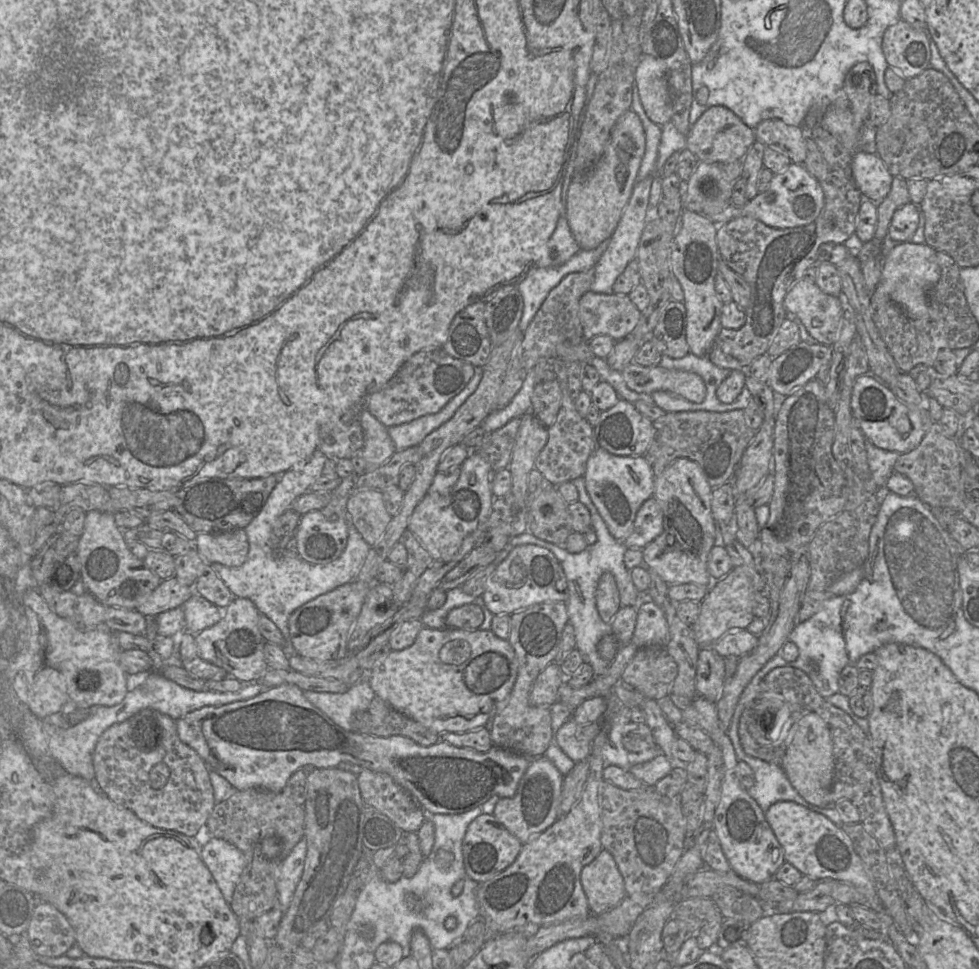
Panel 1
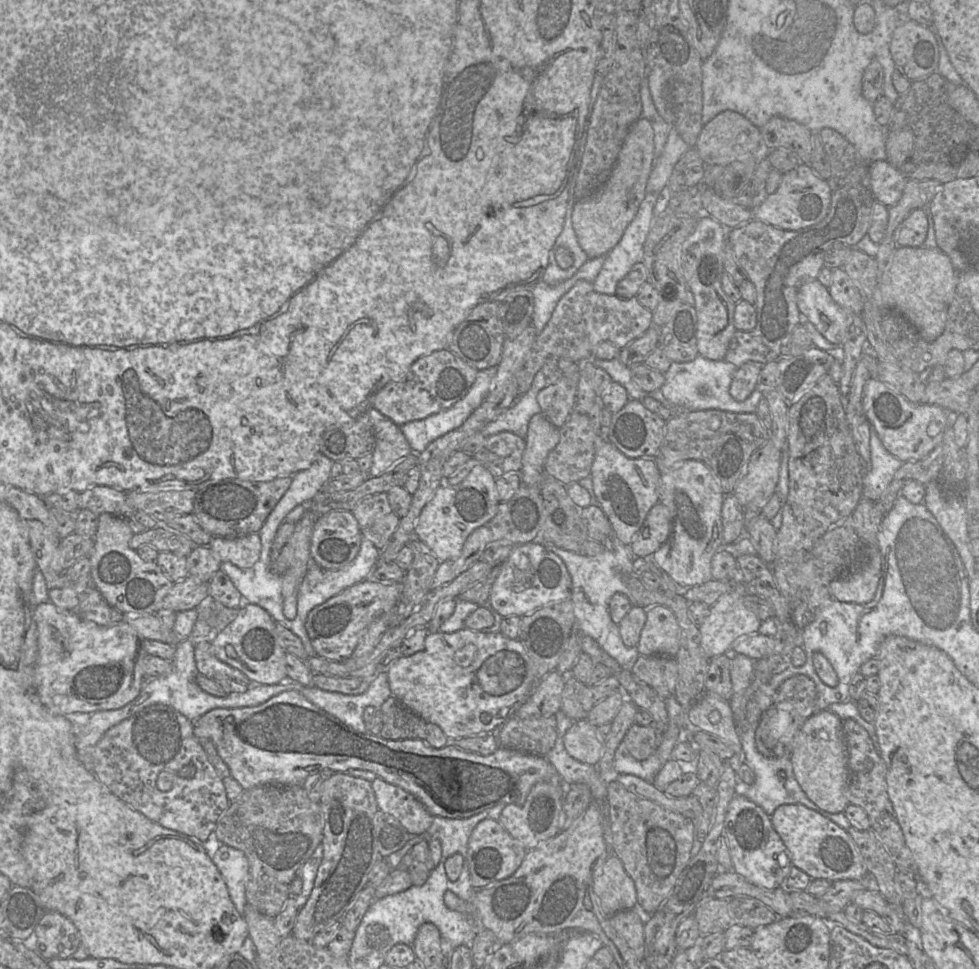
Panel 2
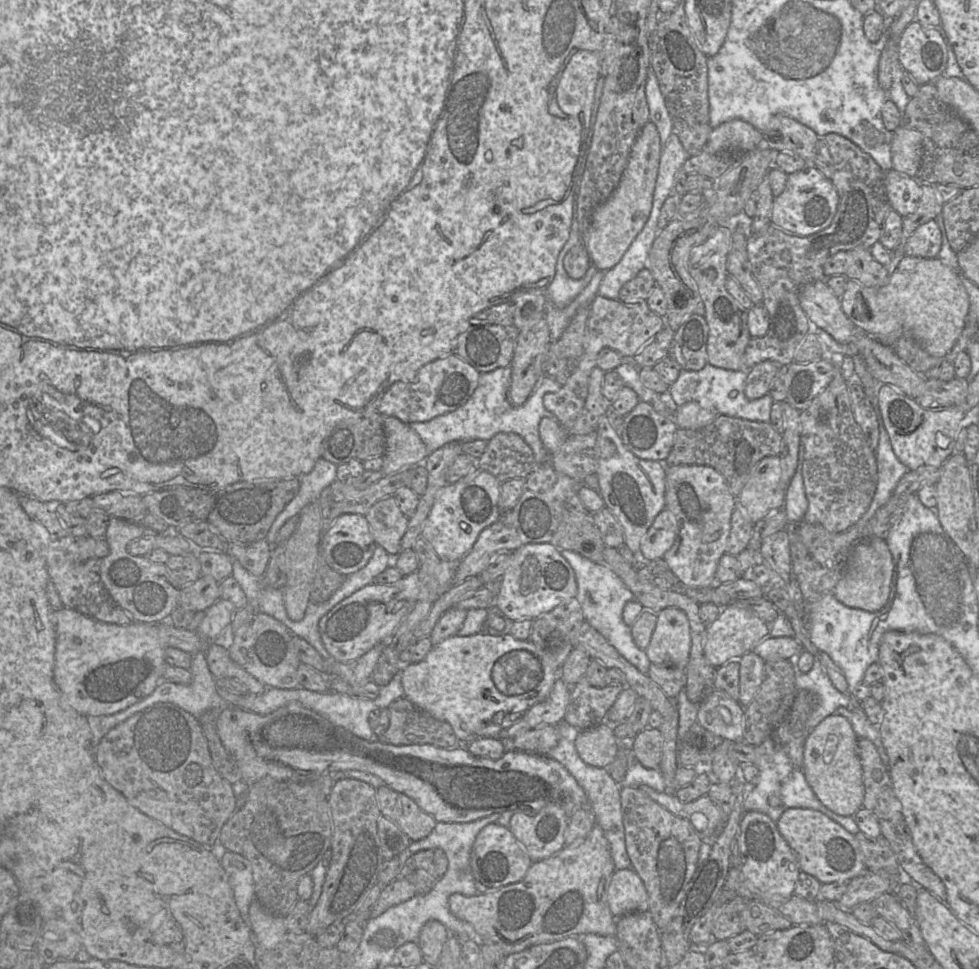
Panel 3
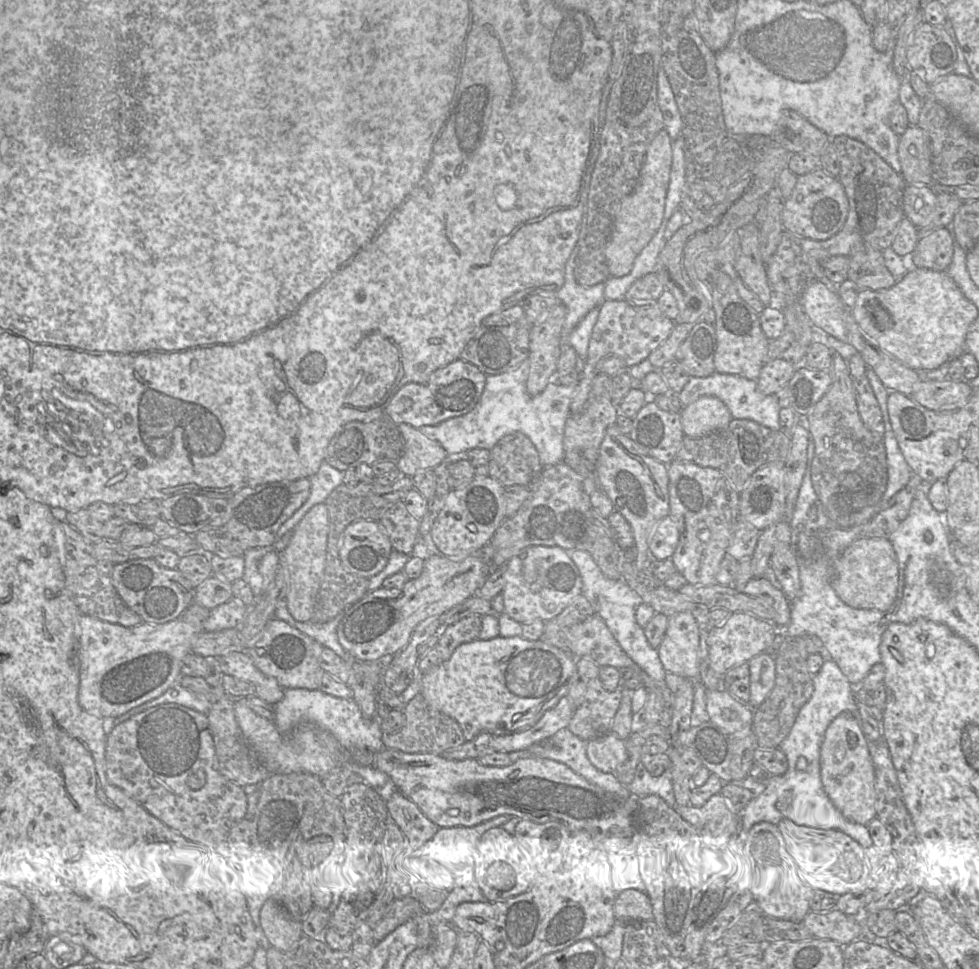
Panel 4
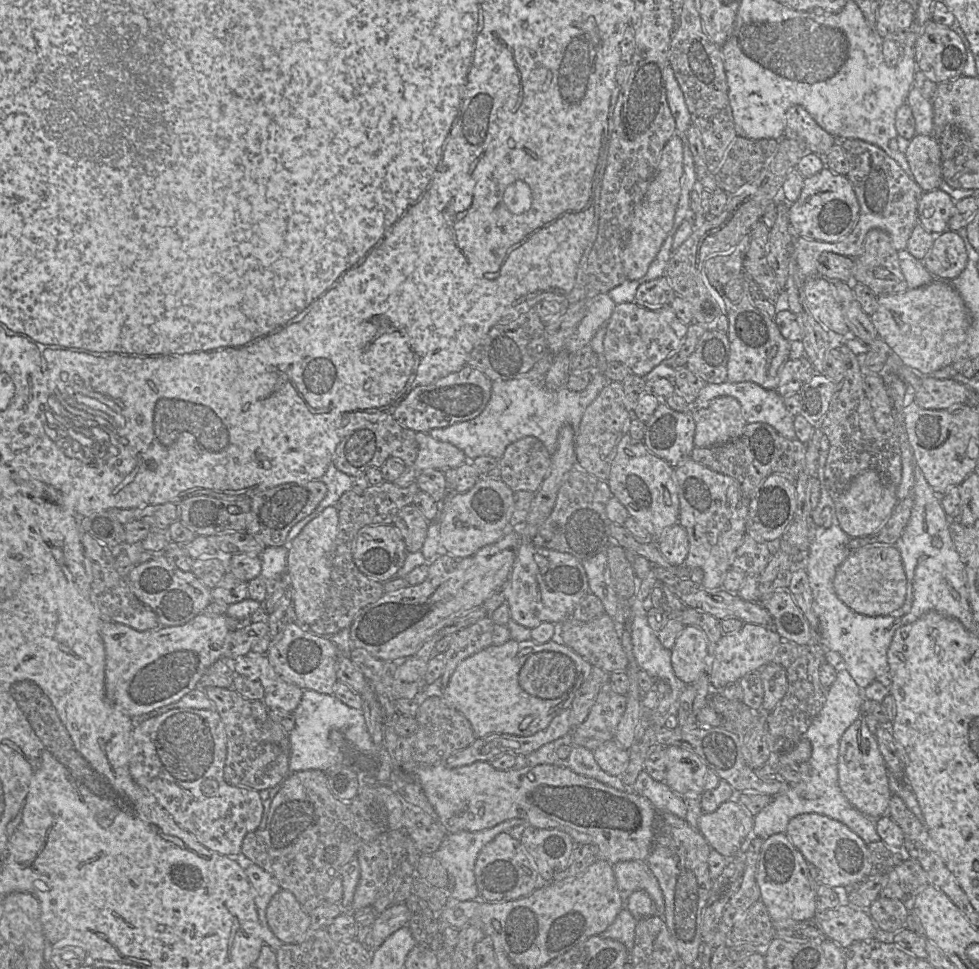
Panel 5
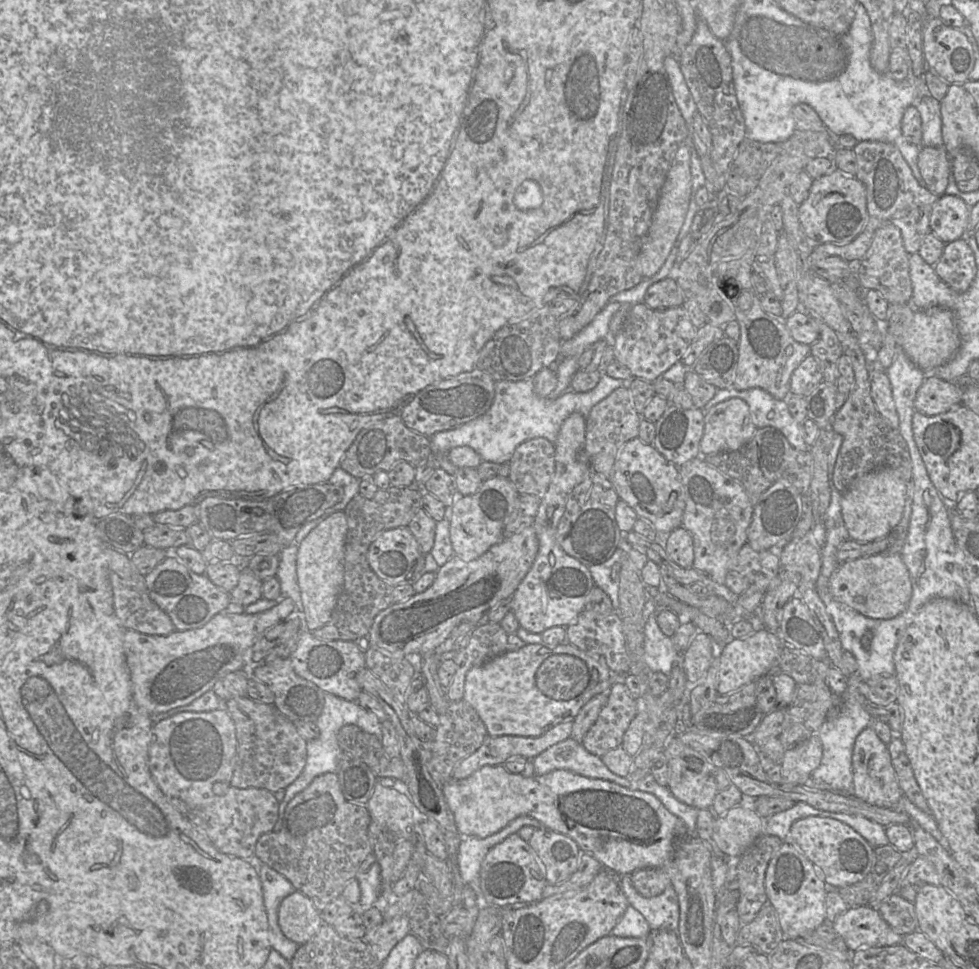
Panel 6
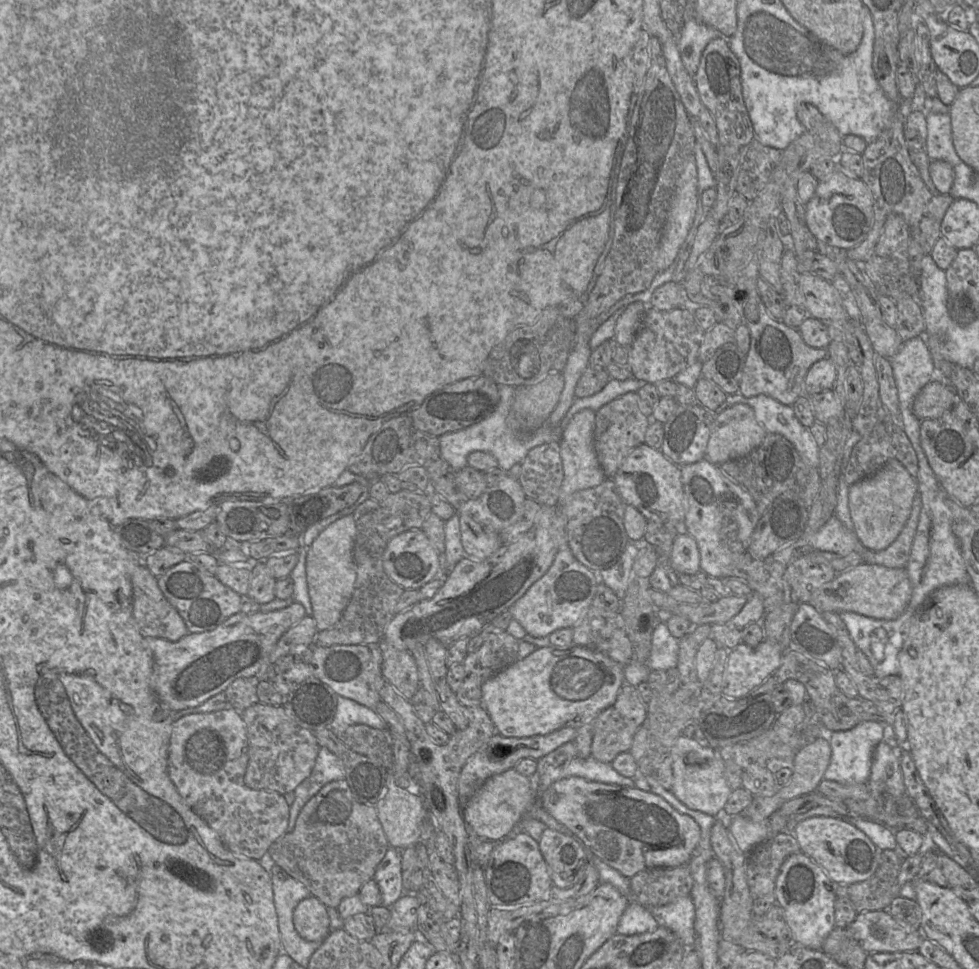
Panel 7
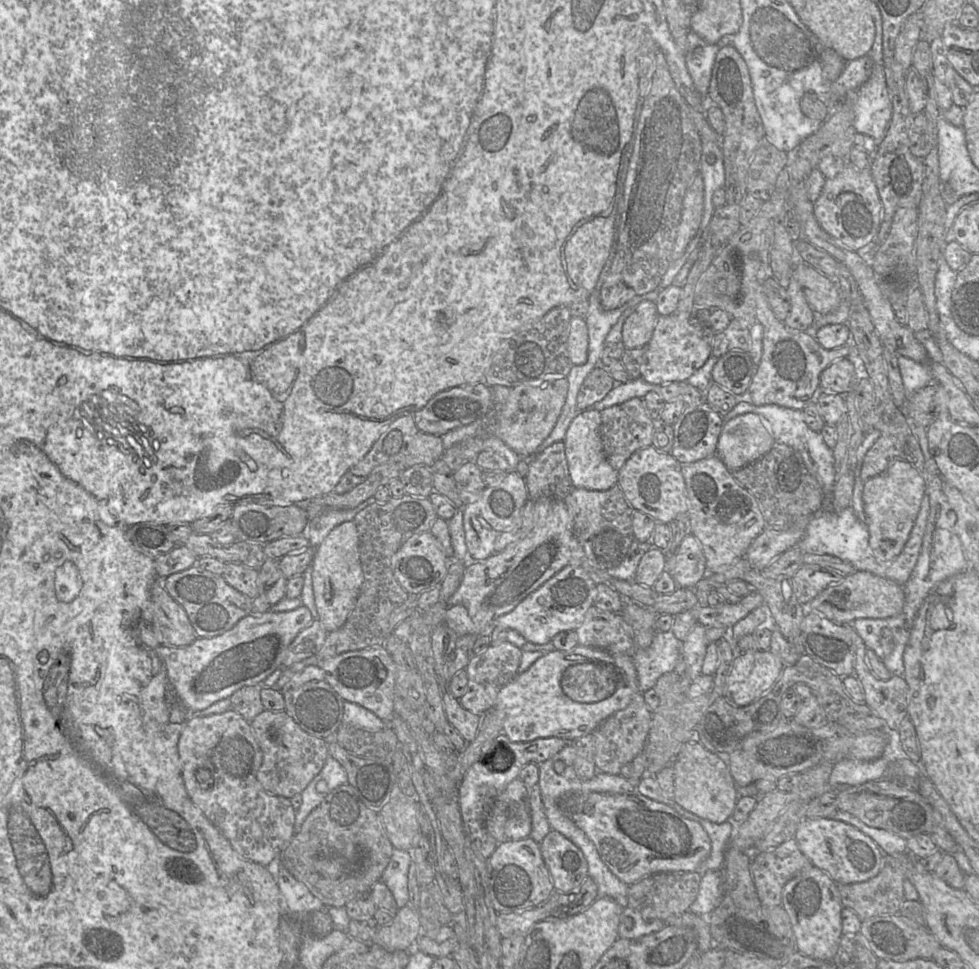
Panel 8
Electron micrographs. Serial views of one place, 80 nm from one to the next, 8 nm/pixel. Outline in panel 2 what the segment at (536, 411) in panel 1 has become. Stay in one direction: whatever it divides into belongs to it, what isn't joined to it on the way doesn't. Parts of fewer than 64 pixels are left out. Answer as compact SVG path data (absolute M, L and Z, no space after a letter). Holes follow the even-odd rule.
M579 374L562 377L555 384L543 388L537 395L541 413L557 428L561 428L575 408Z

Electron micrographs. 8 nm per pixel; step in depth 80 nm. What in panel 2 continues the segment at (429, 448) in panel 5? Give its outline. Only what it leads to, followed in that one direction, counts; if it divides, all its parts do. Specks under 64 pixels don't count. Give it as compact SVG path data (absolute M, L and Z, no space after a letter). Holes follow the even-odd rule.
M373 407L369 408L367 415L375 436L375 446L372 451L373 462L368 474L380 476L399 460L412 453L412 449L400 426Z

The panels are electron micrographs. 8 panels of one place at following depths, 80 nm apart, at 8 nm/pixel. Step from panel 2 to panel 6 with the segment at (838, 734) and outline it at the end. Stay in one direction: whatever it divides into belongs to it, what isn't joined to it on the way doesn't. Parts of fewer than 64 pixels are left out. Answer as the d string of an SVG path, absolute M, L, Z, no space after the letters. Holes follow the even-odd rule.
M870 727L856 738L852 753L852 795L877 807L891 808L898 804L903 792L897 782L891 757L885 745Z

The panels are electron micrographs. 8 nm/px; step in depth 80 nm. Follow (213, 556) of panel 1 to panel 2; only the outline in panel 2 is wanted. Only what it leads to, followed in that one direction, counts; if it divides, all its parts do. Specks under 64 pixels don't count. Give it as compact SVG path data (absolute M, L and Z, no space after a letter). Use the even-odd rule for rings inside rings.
M257 533L235 538L212 537L208 547L222 562L251 568L260 558L261 540Z

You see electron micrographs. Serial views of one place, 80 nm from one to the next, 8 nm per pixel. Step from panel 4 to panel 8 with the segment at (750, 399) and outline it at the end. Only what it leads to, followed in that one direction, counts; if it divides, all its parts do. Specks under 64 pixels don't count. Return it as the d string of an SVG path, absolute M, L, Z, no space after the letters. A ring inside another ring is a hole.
M739 402L731 411L729 411L725 416L723 416L723 418L725 421L728 421L738 415L742 415L746 413L754 413L759 416L762 425L767 429L770 435L774 438L775 443L785 444L800 454L809 473L817 480L817 482L821 486L824 494L824 503L825 503L825 498L828 498L832 494L834 485L835 485L836 471L835 471L835 460L834 460L833 452L832 452L832 449L826 445L821 434L819 432L812 431L805 424L801 411L785 408L785 407L781 407L773 404L755 406L752 403Z

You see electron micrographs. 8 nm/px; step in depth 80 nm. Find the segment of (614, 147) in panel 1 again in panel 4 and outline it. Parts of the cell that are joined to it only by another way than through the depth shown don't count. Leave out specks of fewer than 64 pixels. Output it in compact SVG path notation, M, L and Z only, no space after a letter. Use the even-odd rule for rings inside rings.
M665 130L657 133L647 149L635 189L619 205L605 248L605 257L612 277L625 276L631 271L636 257L662 224L672 165L672 142Z

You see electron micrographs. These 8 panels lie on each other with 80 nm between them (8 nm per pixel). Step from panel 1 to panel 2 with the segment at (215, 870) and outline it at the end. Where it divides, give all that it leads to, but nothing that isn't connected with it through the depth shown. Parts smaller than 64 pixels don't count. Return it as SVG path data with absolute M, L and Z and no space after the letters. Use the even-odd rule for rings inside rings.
M222 844L211 860L225 881L232 903L243 916L247 903L245 888L249 877L249 864L245 854L236 848Z

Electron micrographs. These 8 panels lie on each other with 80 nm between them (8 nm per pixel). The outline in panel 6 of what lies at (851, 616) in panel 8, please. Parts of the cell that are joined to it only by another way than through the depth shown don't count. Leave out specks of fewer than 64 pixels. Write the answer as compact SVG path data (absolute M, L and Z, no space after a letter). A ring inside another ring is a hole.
M883 552L842 563L829 581L830 593L860 614L873 619L891 619L904 612L912 596L909 571L901 554Z

